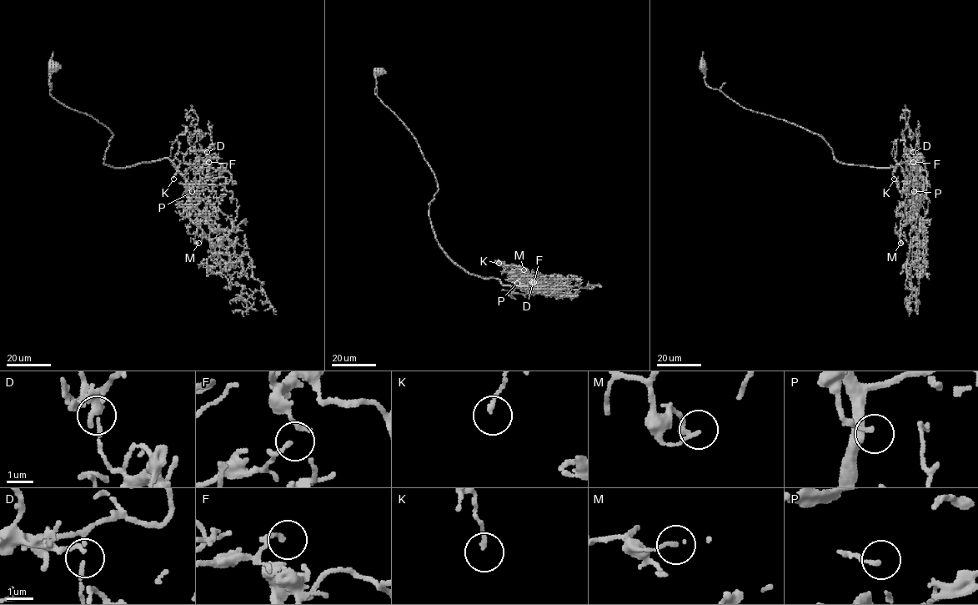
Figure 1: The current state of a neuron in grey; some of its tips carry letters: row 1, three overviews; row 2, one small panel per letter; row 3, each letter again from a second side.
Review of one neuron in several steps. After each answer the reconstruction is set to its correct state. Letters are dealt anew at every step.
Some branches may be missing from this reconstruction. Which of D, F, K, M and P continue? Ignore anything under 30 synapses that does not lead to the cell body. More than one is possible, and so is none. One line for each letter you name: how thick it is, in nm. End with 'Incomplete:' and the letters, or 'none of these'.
Incomplete: none of these

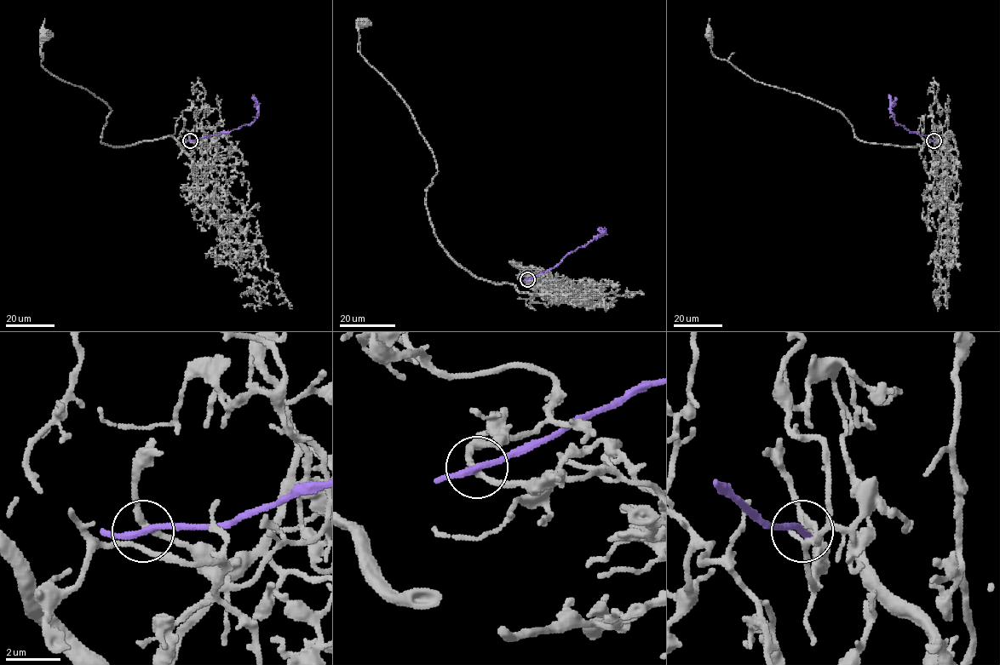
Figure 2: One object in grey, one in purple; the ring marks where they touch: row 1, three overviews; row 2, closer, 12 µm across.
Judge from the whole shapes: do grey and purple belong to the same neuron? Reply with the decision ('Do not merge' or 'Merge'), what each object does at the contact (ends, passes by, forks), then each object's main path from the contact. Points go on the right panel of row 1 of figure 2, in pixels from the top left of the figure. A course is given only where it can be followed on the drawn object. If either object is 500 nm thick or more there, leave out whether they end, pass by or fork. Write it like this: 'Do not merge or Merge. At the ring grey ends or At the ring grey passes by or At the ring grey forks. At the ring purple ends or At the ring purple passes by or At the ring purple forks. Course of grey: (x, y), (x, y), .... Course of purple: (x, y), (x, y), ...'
Do not merge. At the ring grey passes by. At the ring purple passes by. Course of grey: (934, 140), (947, 134), (946, 154), (937, 136), (909, 146), (860, 140), (840, 112), (717, 59), (708, 35). Course of purple: (933, 140), (910, 132), (894, 121), (888, 94)

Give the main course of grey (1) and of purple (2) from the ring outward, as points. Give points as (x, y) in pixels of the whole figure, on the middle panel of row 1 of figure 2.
1: (527, 279), (549, 289), (531, 296), (476, 278), (439, 240), (426, 195), (433, 153), (358, 49), (362, 22)
2: (527, 278), (554, 267), (570, 253), (584, 246), (602, 233), (605, 230), (599, 227)

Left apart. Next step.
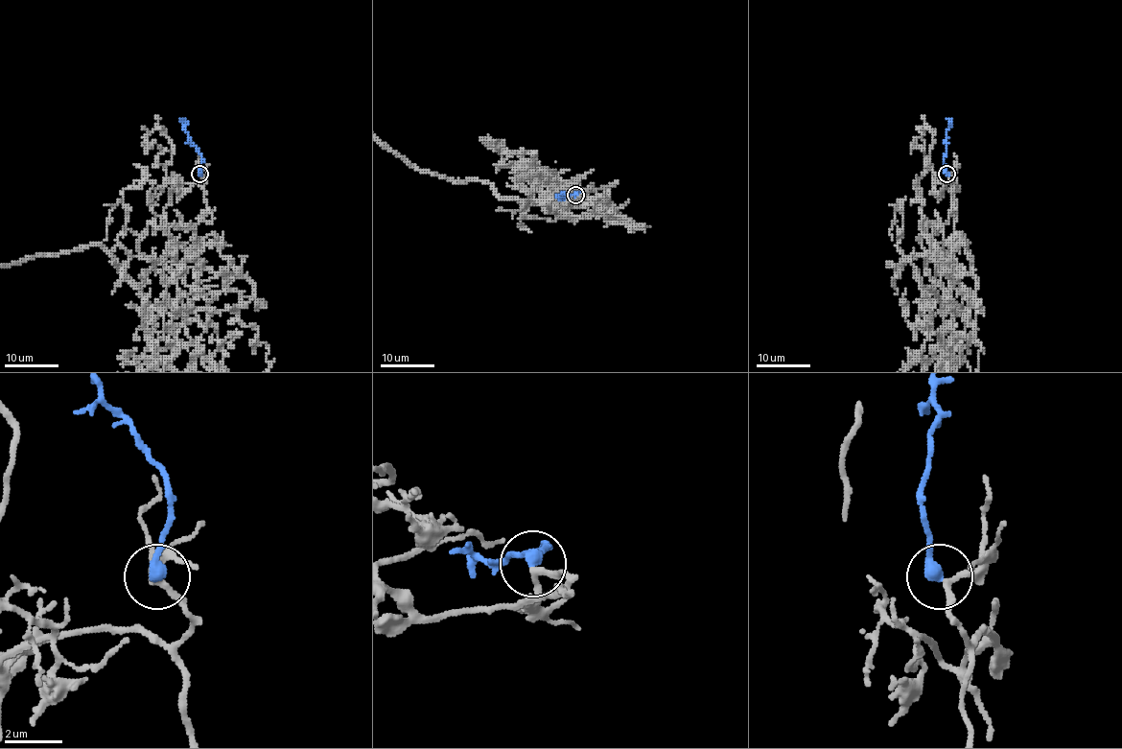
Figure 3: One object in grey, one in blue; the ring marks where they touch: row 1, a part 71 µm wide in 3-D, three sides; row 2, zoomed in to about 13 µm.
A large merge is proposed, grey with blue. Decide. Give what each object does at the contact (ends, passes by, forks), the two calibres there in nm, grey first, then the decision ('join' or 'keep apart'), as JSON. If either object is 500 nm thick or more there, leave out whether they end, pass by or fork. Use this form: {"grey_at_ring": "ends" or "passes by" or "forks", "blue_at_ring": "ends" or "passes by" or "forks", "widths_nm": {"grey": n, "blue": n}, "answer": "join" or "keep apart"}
{"grey_at_ring": "passes by", "blue_at_ring": "ends", "widths_nm": {"grey": 200, "blue": 440}, "answer": "join"}

